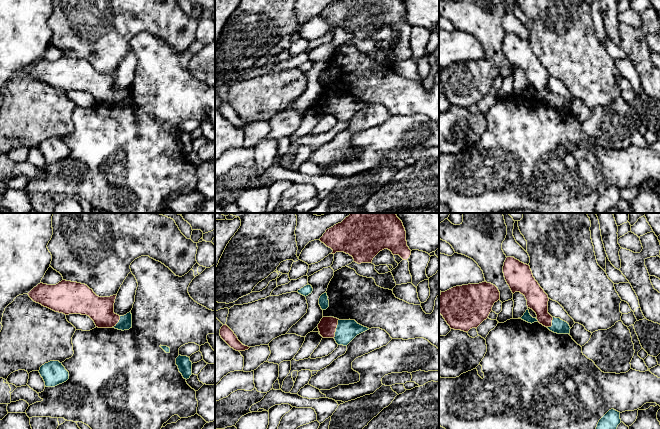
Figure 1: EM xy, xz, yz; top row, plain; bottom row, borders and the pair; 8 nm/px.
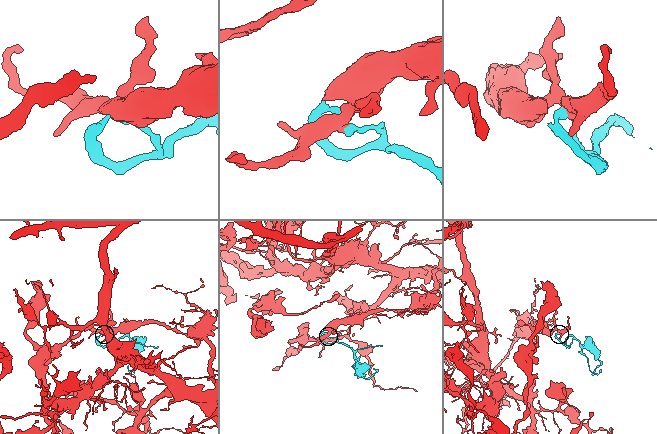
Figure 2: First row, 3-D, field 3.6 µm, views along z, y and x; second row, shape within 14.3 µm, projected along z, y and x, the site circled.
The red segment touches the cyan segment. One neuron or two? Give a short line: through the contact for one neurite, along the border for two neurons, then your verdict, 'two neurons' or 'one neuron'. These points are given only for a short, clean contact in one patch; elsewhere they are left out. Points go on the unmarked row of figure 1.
line xz (327, 103), (336, 103), (340, 106), (347, 106); one neuron

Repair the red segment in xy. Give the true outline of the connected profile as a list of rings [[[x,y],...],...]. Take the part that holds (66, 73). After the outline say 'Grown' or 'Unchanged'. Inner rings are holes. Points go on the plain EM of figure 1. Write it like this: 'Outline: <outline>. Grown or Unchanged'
Outline: [[[62,56],[56,61],[40,59],[29,69],[29,73],[55,88],[89,92],[98,104],[129,106],[132,104],[132,90],[119,92],[114,89],[117,71],[99,73],[87,61]]]. Grown

